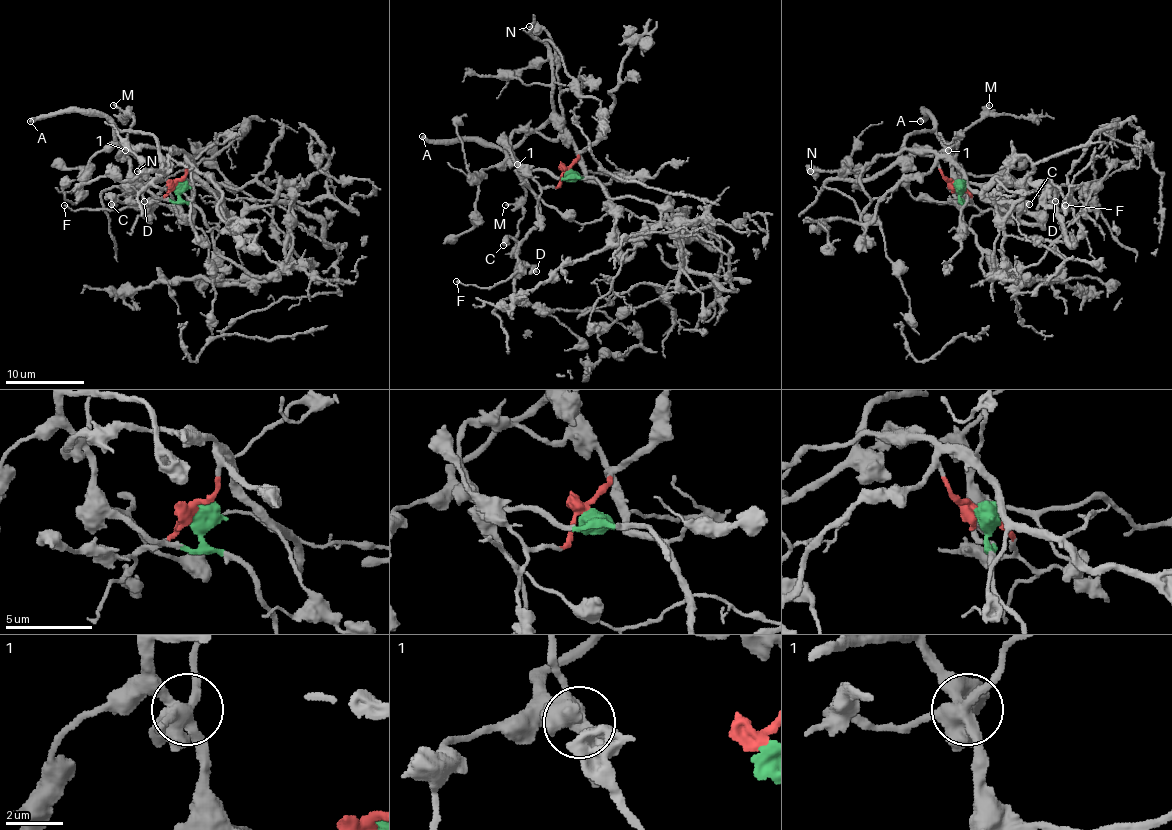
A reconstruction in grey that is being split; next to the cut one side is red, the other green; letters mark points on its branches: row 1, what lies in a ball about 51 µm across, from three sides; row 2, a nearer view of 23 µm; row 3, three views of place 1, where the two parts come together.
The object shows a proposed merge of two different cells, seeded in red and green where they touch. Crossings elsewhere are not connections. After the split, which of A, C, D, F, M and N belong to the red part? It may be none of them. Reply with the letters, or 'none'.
M, N

